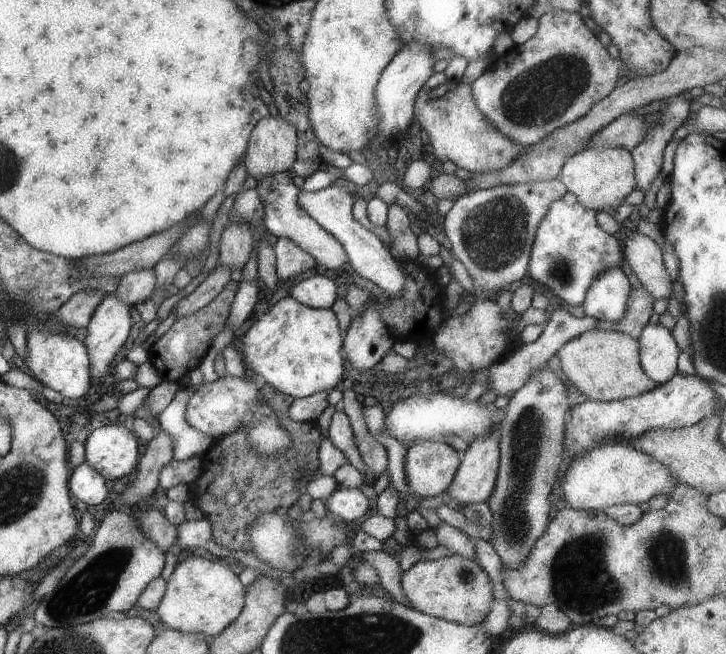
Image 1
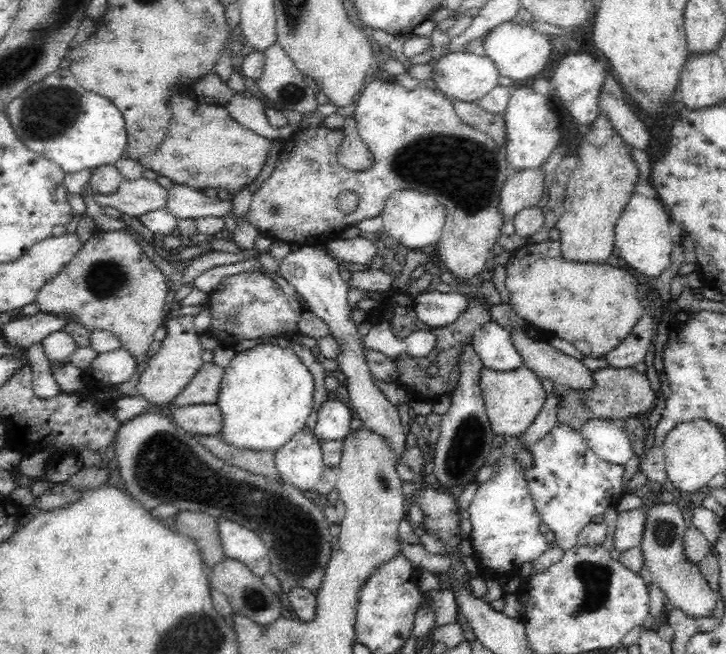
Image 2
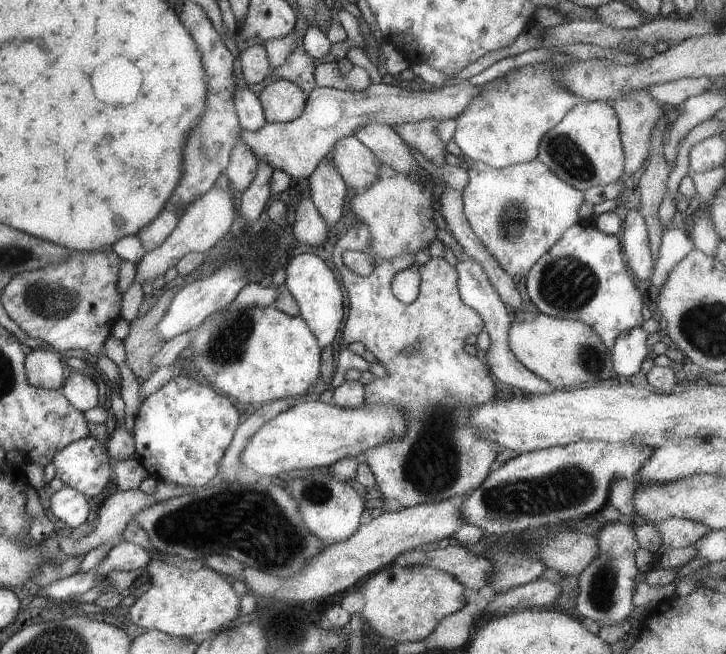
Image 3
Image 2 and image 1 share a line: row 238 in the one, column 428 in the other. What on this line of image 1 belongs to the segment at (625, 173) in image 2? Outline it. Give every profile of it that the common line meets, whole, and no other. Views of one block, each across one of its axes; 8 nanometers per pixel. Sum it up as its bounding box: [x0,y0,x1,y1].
[400,555,493,625]

